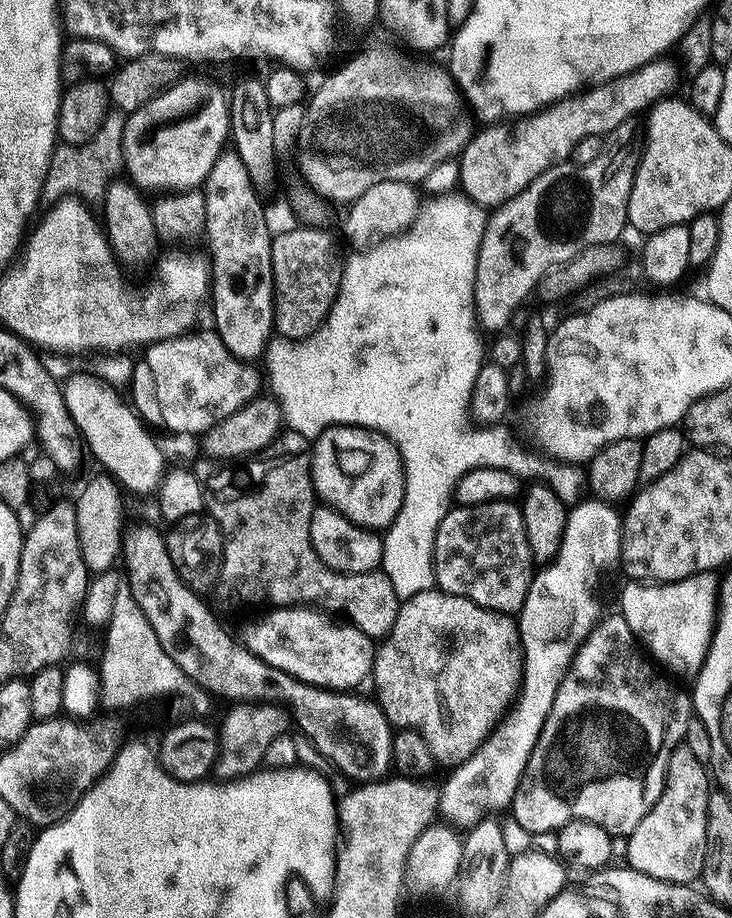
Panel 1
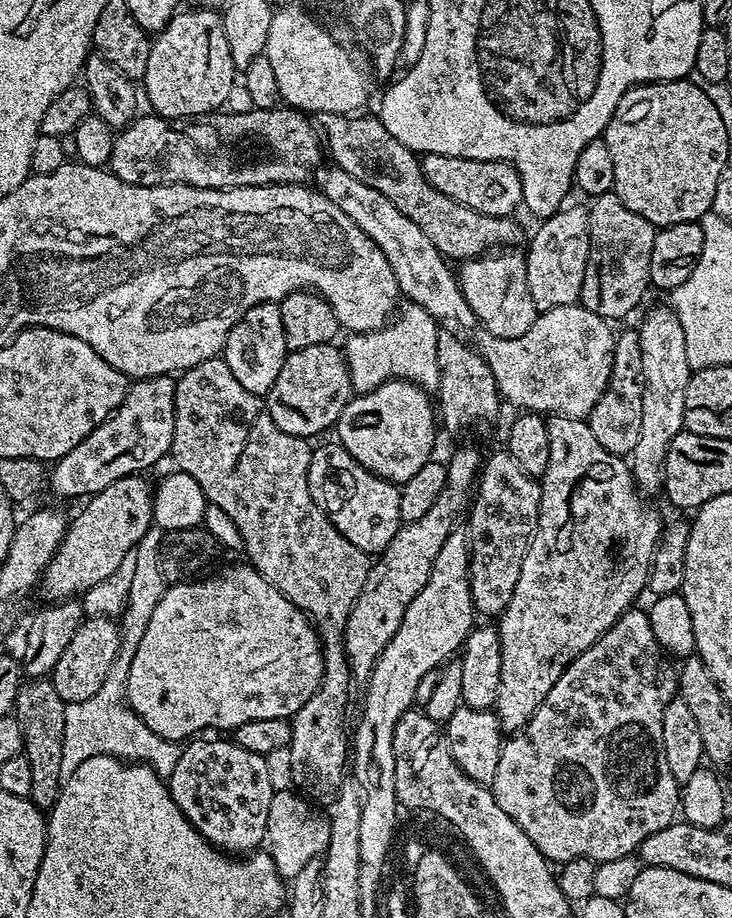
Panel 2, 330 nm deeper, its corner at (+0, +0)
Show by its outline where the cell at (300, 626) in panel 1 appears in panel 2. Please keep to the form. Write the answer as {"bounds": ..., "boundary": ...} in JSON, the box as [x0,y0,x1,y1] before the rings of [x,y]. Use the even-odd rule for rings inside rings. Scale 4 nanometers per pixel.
{"bounds":[126,568,324,741],"boundary":[[[255,568],[245,569],[221,580],[213,574],[195,582],[173,583],[165,587],[158,606],[154,606],[150,626],[146,626],[146,634],[127,668],[126,703],[163,740],[187,741],[203,733],[200,731],[207,724],[235,730],[255,720],[288,720],[302,710],[311,693],[319,690],[324,654],[313,621],[269,586]]]}

